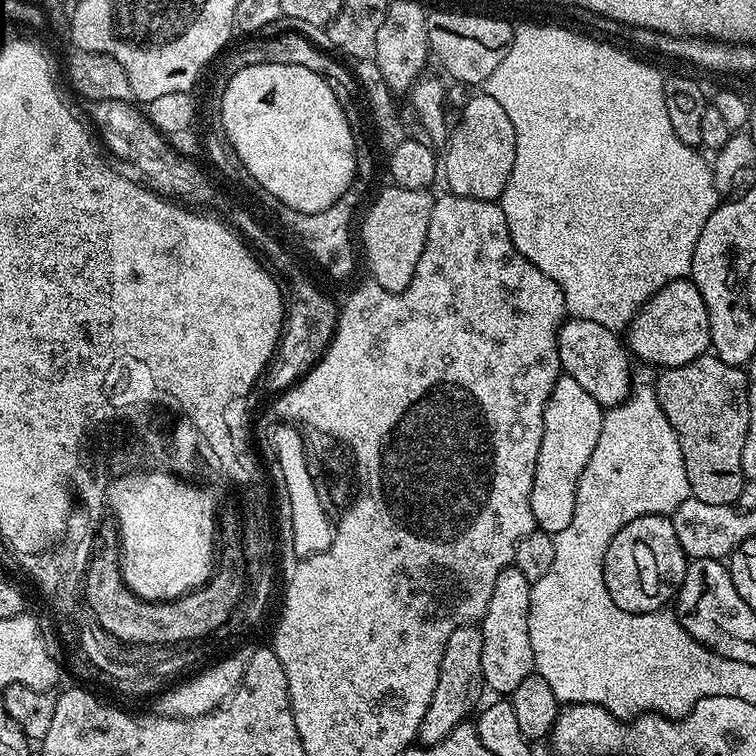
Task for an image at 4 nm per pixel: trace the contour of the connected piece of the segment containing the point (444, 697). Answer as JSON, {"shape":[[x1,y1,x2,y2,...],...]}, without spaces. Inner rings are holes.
{"shape":[[476,624,458,626,454,634,446,642,446,650,442,654,442,666,438,674,438,686,434,686,434,698,430,698,430,707,426,710,426,718,422,718,419,743,431,746,442,742,460,724,469,719,472,711,477,711,476,703,480,695,486,692,484,675,482,674,482,634]]}

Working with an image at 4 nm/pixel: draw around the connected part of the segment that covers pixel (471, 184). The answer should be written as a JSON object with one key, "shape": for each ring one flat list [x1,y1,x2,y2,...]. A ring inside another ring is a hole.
{"shape":[[489,96,470,97,460,117,451,125,448,143,442,148,442,180,448,183,447,191,454,196,499,201,506,190,510,170,514,170,515,153,514,128,510,126,510,118,506,118,506,110]]}

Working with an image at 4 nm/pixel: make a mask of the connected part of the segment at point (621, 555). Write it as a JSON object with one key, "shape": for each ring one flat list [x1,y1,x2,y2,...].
{"shape":[[643,516,634,518,634,522,624,524,618,534,610,542,604,555,604,581,606,590,618,606,618,610,627,612,659,612,664,604,673,599,680,589,686,574,689,559,684,555,682,546,678,546,678,534,674,534,674,526,668,516]]}

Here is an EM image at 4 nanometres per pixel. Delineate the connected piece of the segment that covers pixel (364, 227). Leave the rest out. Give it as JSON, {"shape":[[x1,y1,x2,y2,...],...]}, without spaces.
{"shape":[[393,184,386,186,369,206,360,224,360,240,365,247,364,258,366,266,372,274,371,279,387,292,400,293,413,280,414,270,419,258,421,258,421,252,425,248,429,232,429,218,435,204,435,195,425,188,410,190]]}

